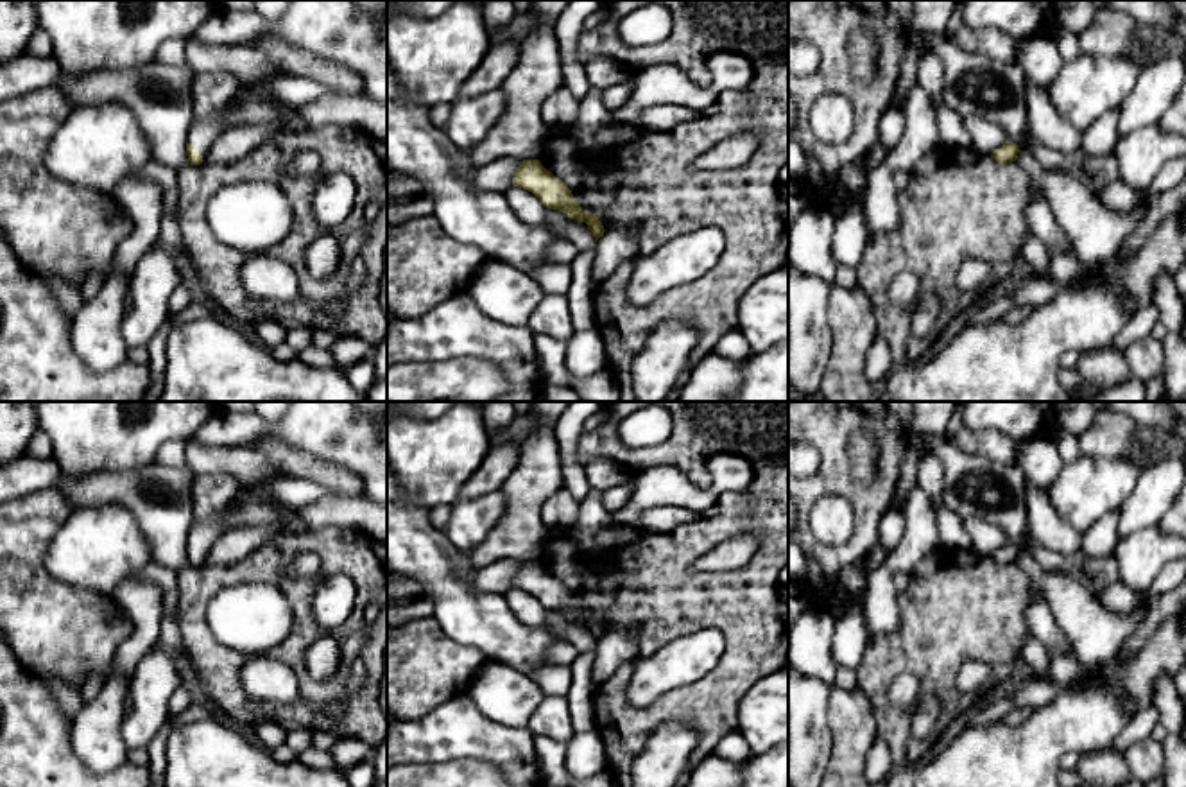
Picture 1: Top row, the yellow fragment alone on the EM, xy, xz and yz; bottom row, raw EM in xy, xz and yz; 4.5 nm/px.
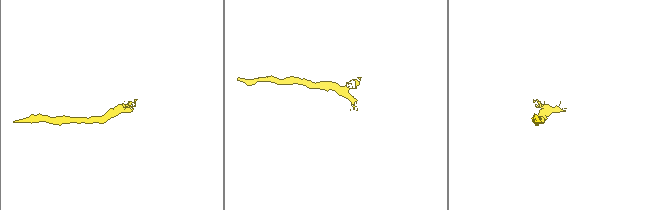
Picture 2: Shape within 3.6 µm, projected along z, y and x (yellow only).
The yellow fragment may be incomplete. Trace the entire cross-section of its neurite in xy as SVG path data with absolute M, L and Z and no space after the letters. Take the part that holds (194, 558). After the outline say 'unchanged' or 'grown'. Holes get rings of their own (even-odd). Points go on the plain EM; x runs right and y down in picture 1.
M242 484L233 500L235 513L229 513L220 523L195 522L188 534L186 558L190 566L201 566L211 545L229 529L267 525L267 523L299 523L297 509L283 507L271 500L254 498L251 486Z; grown

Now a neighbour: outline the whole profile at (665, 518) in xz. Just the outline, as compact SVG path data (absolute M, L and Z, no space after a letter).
M681 506L650 507L641 515L640 525L645 531L668 534L684 523L702 520L704 515Z

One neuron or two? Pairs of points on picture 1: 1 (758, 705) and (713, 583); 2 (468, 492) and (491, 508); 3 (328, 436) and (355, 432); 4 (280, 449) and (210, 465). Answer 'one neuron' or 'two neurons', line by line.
1: two neurons
2: two neurons
3: one neuron
4: two neurons

